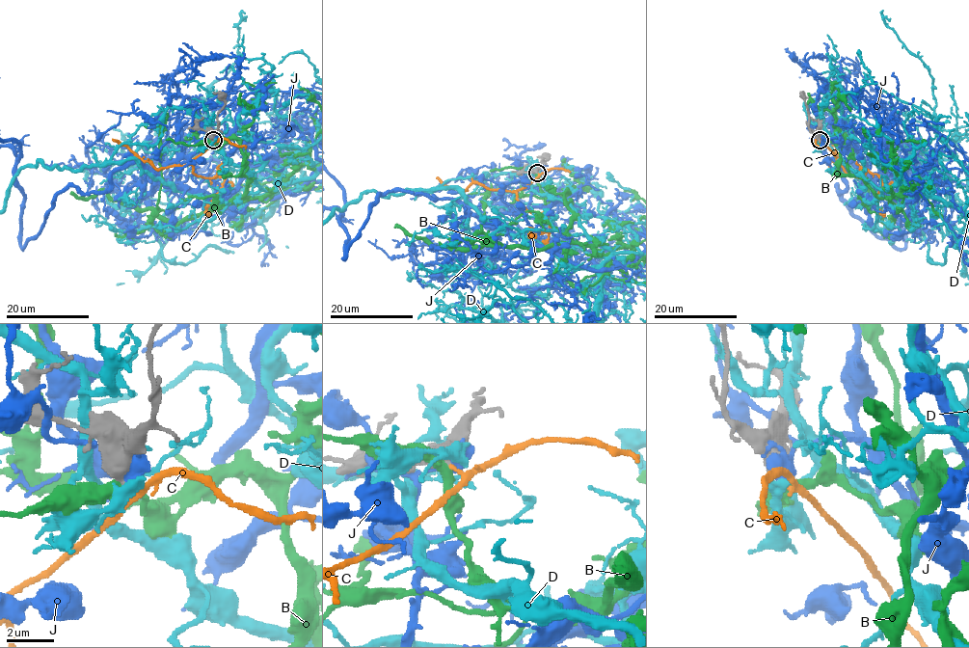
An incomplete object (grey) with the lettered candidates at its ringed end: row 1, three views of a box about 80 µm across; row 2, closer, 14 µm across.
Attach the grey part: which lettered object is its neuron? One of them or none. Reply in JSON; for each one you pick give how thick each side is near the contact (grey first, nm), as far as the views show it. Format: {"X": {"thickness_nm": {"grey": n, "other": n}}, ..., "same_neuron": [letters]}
{"C": {"thickness_nm": {"grey": 400, "other": 150}}, "same_neuron": ["C"]}

